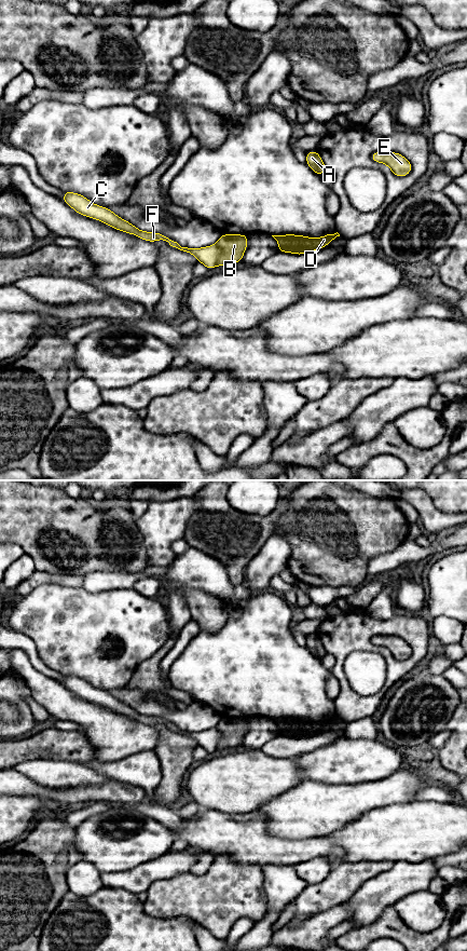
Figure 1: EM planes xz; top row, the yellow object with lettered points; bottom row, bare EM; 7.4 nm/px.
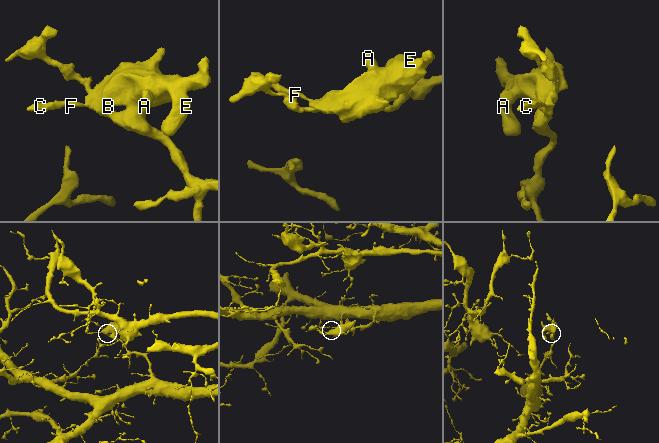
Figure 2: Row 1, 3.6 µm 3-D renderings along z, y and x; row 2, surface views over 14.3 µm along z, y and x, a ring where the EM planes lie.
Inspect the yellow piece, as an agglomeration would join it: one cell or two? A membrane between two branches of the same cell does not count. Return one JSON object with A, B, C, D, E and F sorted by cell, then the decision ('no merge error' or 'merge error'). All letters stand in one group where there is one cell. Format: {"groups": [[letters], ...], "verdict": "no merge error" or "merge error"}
{"groups": [["A", "B", "D", "E"], ["C", "F"]], "verdict": "merge error"}

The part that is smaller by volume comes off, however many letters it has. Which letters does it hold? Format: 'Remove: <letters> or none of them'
Remove: A, B, D, E

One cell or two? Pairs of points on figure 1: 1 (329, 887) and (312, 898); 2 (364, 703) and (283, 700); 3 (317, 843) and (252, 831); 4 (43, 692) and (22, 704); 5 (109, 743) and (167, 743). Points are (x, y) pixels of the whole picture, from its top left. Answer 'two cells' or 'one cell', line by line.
1: one cell
2: two cells
3: one cell
4: two cells
5: two cells

